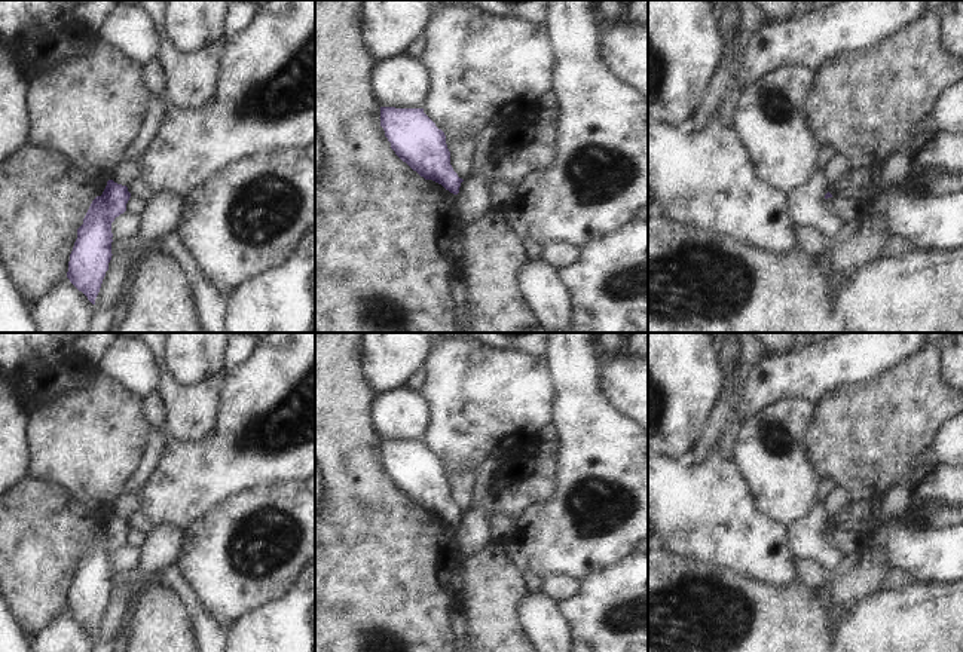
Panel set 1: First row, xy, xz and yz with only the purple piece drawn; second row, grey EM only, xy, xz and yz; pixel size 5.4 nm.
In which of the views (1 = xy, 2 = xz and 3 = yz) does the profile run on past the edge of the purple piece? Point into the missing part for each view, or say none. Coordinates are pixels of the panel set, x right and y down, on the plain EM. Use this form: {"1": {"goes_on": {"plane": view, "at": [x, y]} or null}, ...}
{"1": {"goes_on": null}, "2": {"goes_on": null}, "3": {"goes_on": null}}

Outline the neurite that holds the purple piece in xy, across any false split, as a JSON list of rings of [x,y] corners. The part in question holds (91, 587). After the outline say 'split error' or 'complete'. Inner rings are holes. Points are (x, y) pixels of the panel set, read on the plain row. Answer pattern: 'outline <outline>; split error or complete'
outline [[[108,512],[103,527],[92,533],[83,557],[77,561],[67,610],[92,637],[113,588],[111,555],[126,544],[129,530],[126,518]]]; complete

